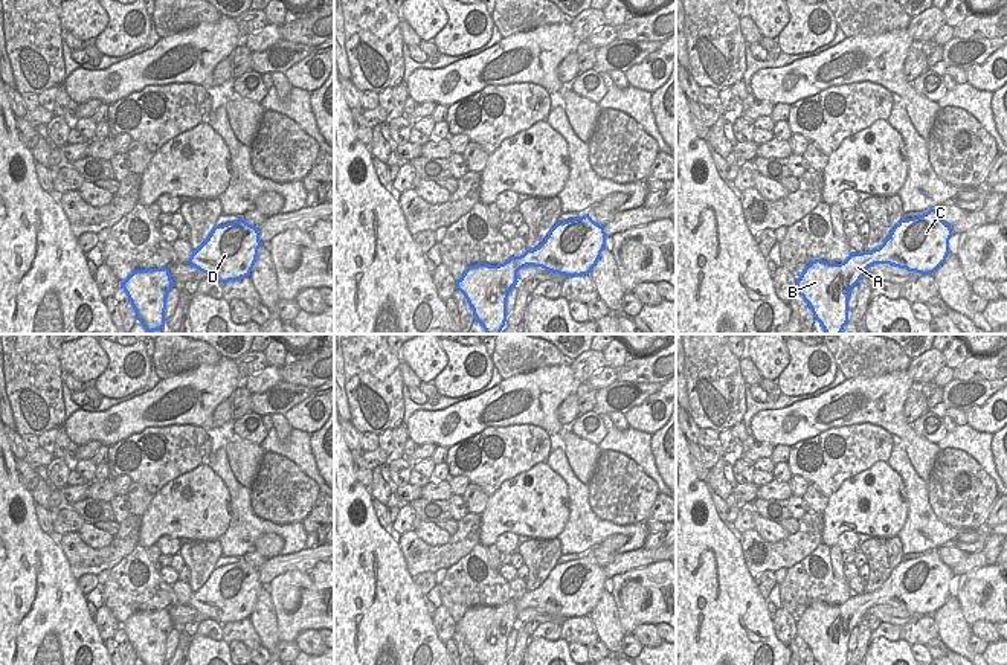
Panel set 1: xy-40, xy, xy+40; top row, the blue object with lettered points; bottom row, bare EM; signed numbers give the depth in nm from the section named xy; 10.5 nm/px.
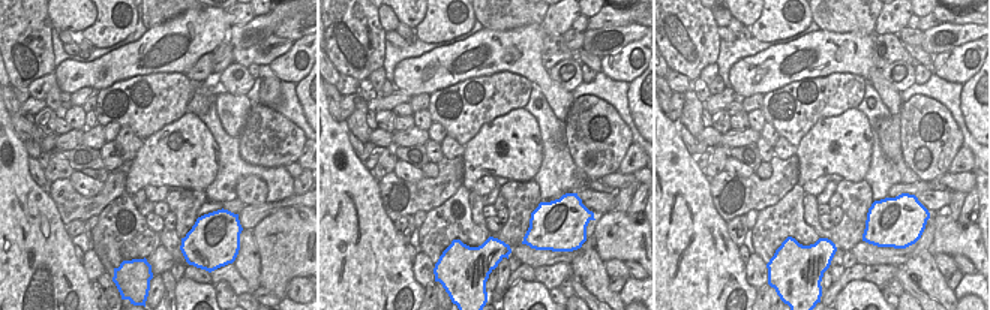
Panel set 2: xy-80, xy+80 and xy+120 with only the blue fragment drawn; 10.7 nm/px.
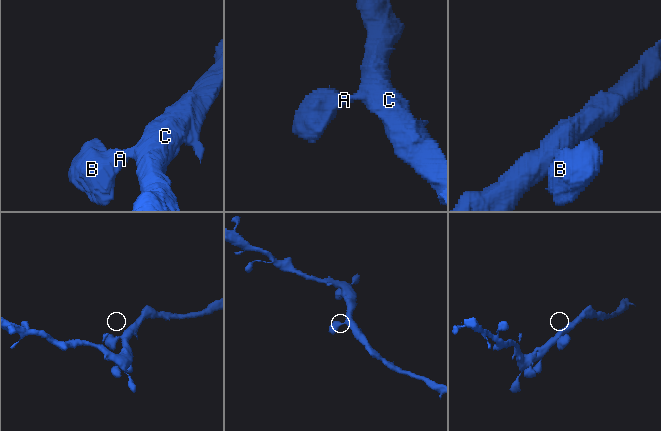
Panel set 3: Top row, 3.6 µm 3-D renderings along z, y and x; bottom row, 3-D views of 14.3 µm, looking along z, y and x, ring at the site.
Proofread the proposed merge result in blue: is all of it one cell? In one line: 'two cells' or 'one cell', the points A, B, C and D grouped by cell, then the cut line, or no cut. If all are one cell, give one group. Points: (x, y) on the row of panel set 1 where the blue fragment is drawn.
one cell | A B C D | no cut

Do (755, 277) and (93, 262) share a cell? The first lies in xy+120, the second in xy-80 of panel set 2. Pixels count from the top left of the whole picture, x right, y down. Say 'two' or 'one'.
one

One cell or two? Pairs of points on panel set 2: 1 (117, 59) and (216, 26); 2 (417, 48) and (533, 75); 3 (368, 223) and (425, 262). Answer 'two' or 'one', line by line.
1: one
2: two
3: two

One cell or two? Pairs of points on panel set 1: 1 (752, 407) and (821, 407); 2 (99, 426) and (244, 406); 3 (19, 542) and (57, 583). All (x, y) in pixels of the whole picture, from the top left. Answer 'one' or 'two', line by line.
1: two
2: two
3: one

